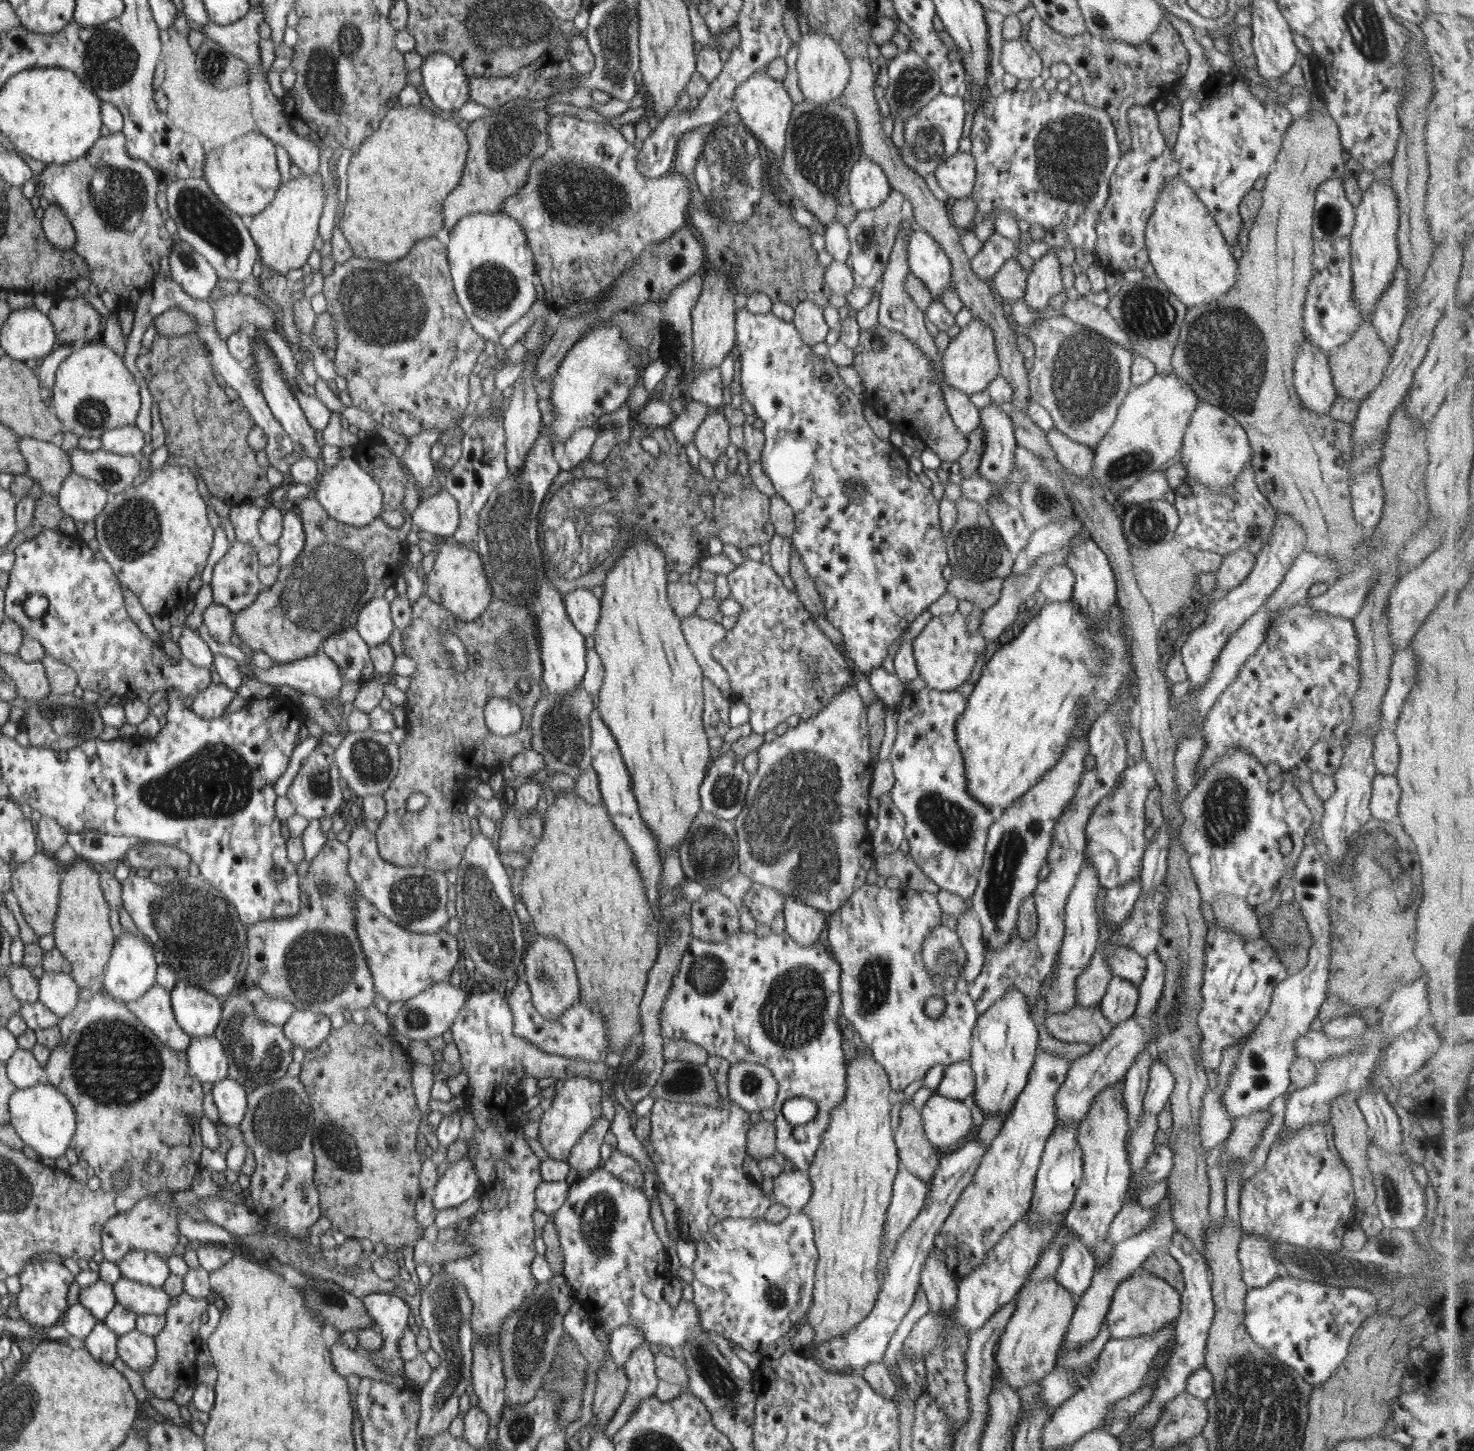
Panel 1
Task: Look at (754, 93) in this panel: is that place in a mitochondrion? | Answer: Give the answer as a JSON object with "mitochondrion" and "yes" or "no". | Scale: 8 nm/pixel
{"mitochondrion":"no"}

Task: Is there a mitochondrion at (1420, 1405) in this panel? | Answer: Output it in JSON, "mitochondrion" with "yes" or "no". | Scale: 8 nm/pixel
{"mitochondrion":"no"}

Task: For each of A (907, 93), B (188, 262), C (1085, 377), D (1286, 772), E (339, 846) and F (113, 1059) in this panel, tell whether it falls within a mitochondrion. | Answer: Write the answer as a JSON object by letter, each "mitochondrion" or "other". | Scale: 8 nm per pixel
{"A":"mitochondrion","B":"mitochondrion","C":"mitochondrion","D":"other","E":"other","F":"mitochondrion"}

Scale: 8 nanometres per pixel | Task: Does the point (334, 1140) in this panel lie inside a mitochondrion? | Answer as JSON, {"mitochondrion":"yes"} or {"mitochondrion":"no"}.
{"mitochondrion":"yes"}

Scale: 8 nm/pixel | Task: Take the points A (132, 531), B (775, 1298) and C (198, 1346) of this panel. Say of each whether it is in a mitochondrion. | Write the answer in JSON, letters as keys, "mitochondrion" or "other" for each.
{"A":"mitochondrion","B":"mitochondrion","C":"other"}

